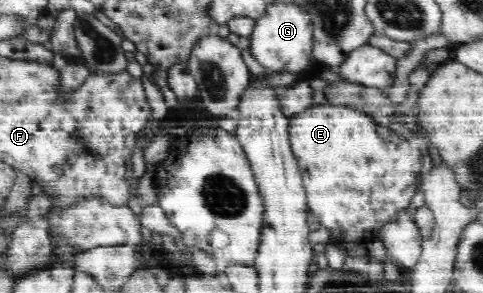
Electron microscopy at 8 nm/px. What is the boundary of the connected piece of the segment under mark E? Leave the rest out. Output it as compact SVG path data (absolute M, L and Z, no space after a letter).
M315 104L290 118L289 129L290 146L298 161L308 209L325 229L329 229L330 239L340 239L344 243L361 243L365 235L395 220L413 199L419 185L419 173L428 164L425 152L413 148L391 129L373 123L373 117L351 107Z

